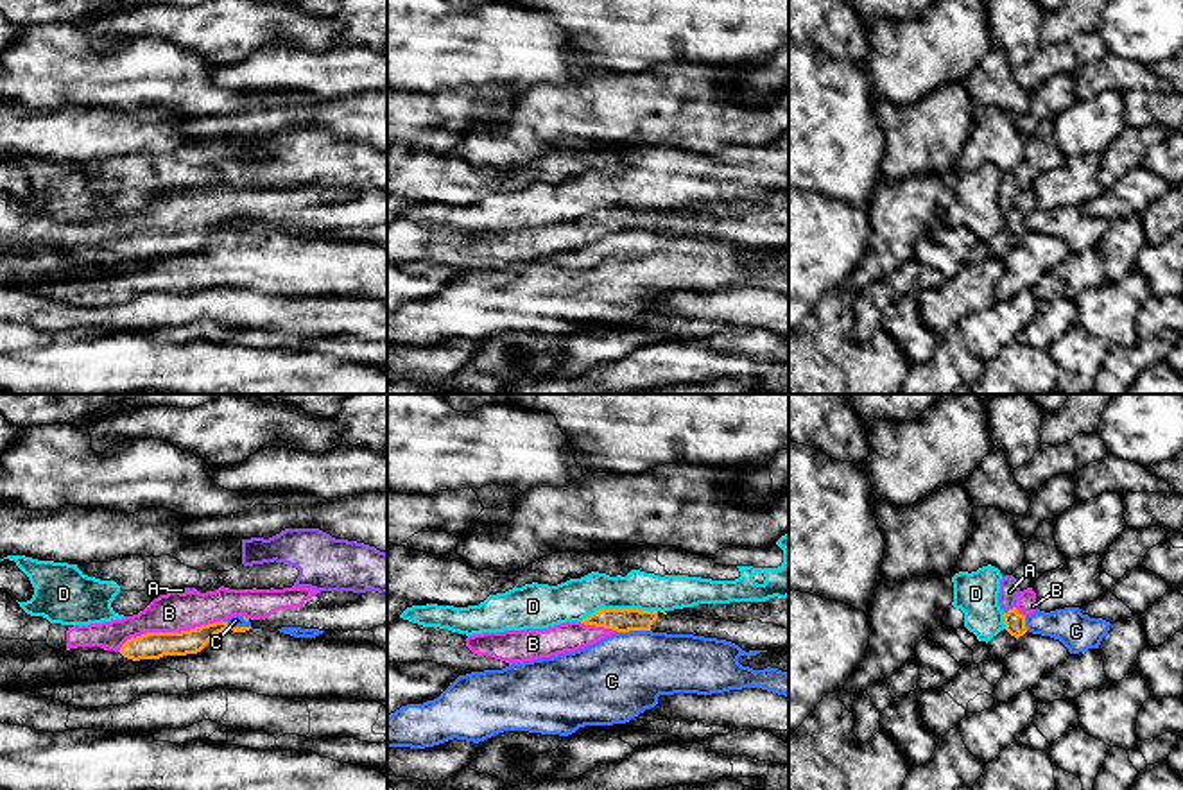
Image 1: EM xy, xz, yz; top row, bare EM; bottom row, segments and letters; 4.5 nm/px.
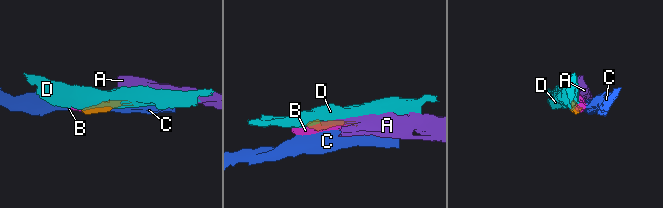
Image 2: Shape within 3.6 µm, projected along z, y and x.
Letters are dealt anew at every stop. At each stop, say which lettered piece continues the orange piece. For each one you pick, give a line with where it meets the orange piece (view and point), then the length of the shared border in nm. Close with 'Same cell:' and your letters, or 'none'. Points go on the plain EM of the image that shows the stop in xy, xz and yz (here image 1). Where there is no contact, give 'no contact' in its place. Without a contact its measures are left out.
B: xy (171, 231) | 500 nm
Same cell: B

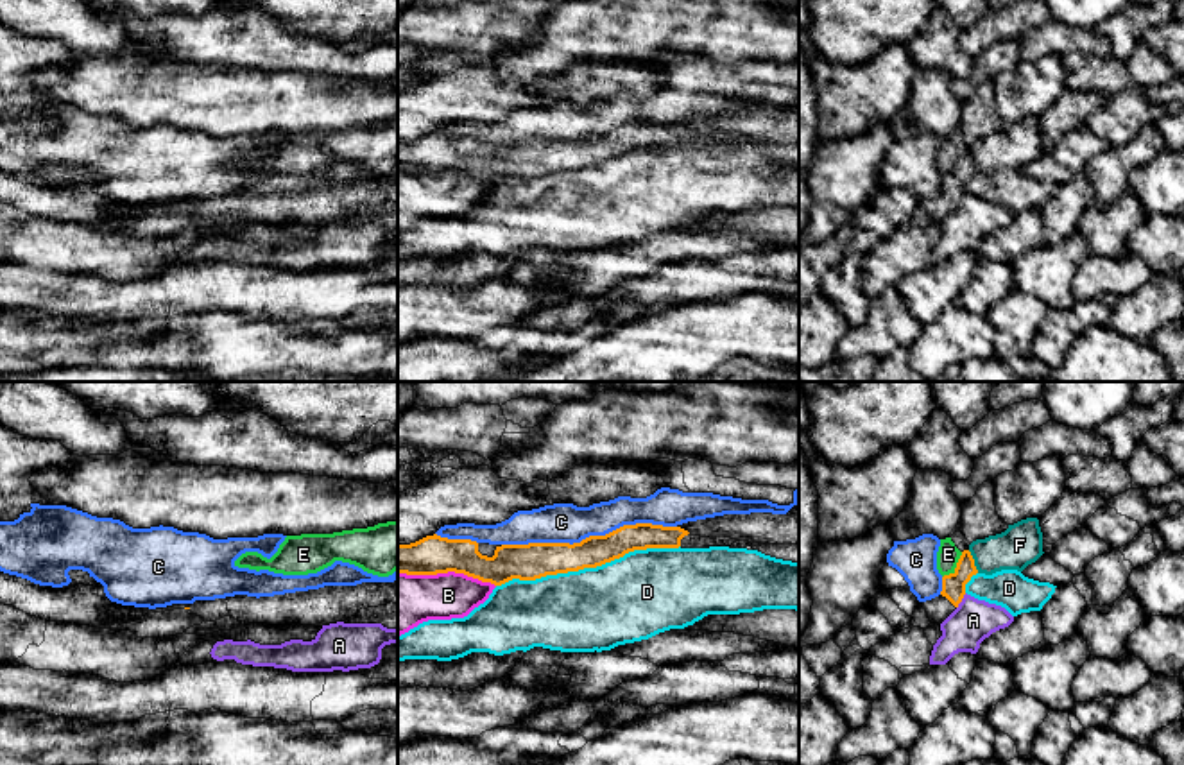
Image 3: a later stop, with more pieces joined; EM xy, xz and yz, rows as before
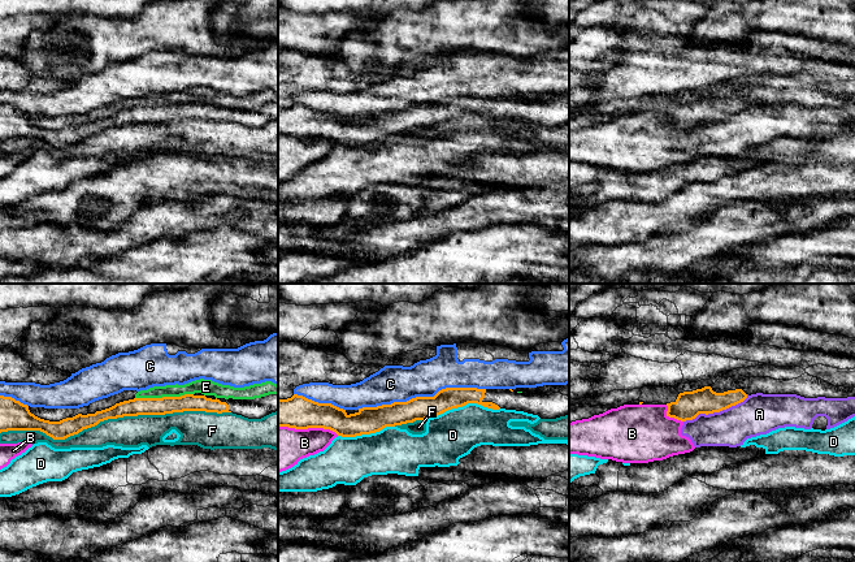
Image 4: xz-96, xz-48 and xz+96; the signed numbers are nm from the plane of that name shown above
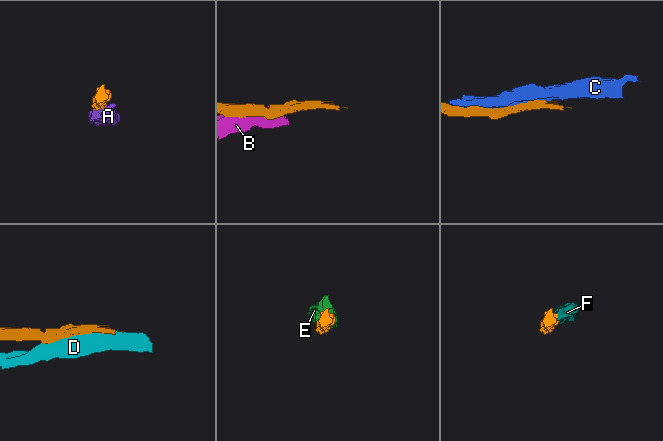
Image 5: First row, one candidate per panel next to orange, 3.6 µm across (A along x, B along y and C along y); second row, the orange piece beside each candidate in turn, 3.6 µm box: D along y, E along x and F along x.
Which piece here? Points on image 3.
Same cell: none

